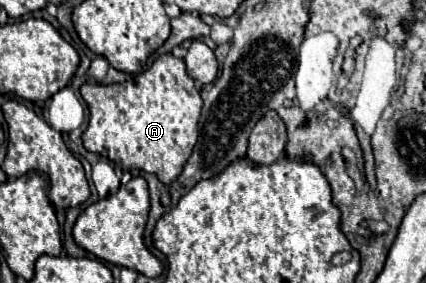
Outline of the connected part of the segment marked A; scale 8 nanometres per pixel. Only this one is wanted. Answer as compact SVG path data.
M161 55L147 71L131 75L125 83L85 83L79 91L89 107L89 125L81 135L87 151L109 159L119 169L153 173L165 185L179 177L197 143L197 121L203 107L183 59Z

